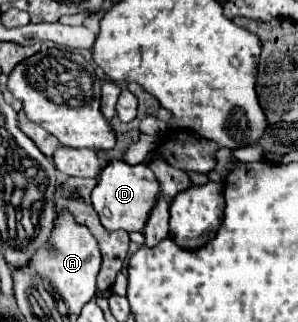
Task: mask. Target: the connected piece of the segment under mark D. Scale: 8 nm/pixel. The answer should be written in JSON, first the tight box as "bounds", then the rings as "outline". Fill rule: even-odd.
{"bounds":[93,161,161,231],"outline":[[[111,161],[99,175],[99,183],[93,189],[93,207],[101,217],[101,223],[109,231],[143,231],[145,219],[153,209],[153,203],[161,197],[157,177],[147,165],[127,165],[125,161]]]}

